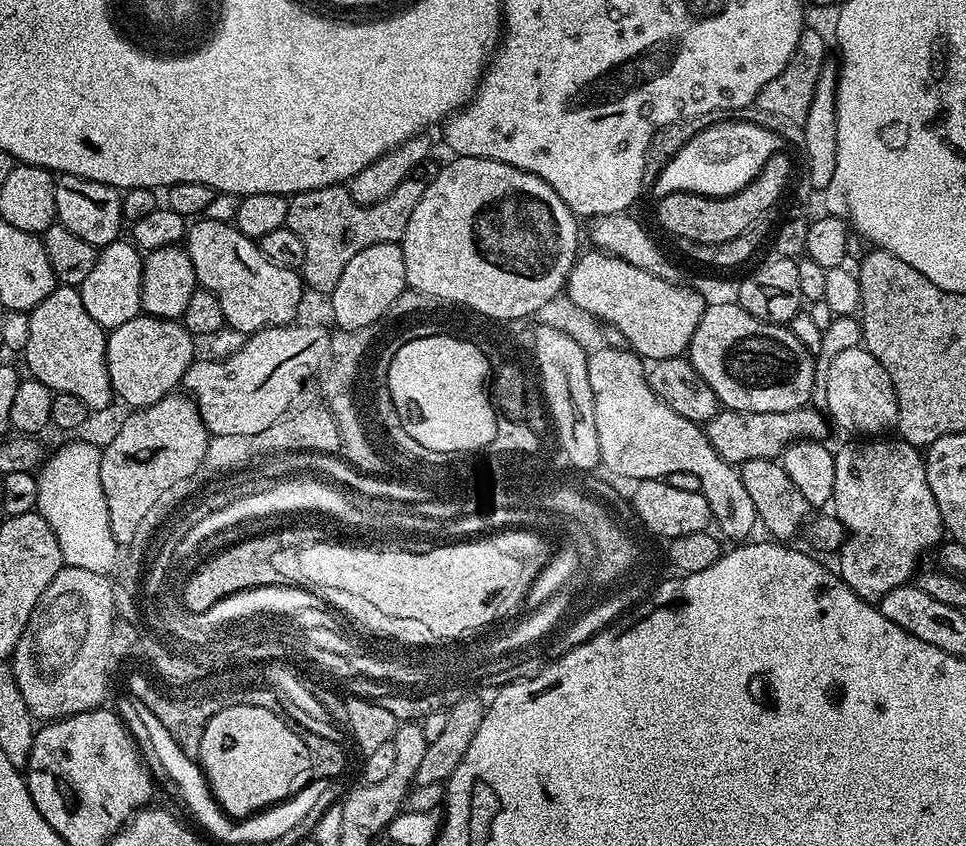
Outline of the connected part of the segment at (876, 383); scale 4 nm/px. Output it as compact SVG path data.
M859 346L836 355L827 379L827 413L844 430L856 430L864 436L891 431L897 420L897 396L885 367L868 350Z

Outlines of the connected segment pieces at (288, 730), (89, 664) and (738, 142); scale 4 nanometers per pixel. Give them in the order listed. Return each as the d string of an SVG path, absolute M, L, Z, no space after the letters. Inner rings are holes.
M241 702L229 703L226 710L214 714L214 718L206 722L198 745L198 763L208 778L208 786L221 808L233 818L265 811L311 783L310 756L303 735L283 715L277 714L272 708L263 709L262 706Z
M63 567L60 573L46 586L42 598L34 606L34 610L28 619L26 630L22 638L18 638L18 646L10 657L10 667L14 678L18 684L18 690L22 692L22 698L26 698L26 706L32 712L33 717L40 722L51 722L53 720L62 720L66 716L73 716L79 712L88 712L91 708L99 708L105 703L104 696L109 695L110 688L104 684L104 648L108 648L108 618L106 610L114 608L114 599L108 597L108 586L110 582L104 584L108 576L103 572L94 570L78 570L77 568Z
M732 120L729 124L712 124L677 150L676 157L661 170L660 177L652 188L653 197L669 196L672 192L693 192L699 196L729 196L745 188L781 148L779 134L763 128L760 124L747 124L744 120Z

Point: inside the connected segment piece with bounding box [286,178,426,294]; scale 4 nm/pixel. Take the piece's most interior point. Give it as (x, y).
(333, 227)

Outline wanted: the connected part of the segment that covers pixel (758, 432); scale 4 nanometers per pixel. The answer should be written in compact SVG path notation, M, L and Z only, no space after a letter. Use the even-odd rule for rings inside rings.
M811 406L785 412L739 412L733 408L724 408L708 421L706 431L710 446L714 446L720 457L728 464L739 466L754 458L776 460L783 457L784 449L797 440L823 441L828 426L830 424L825 413Z

